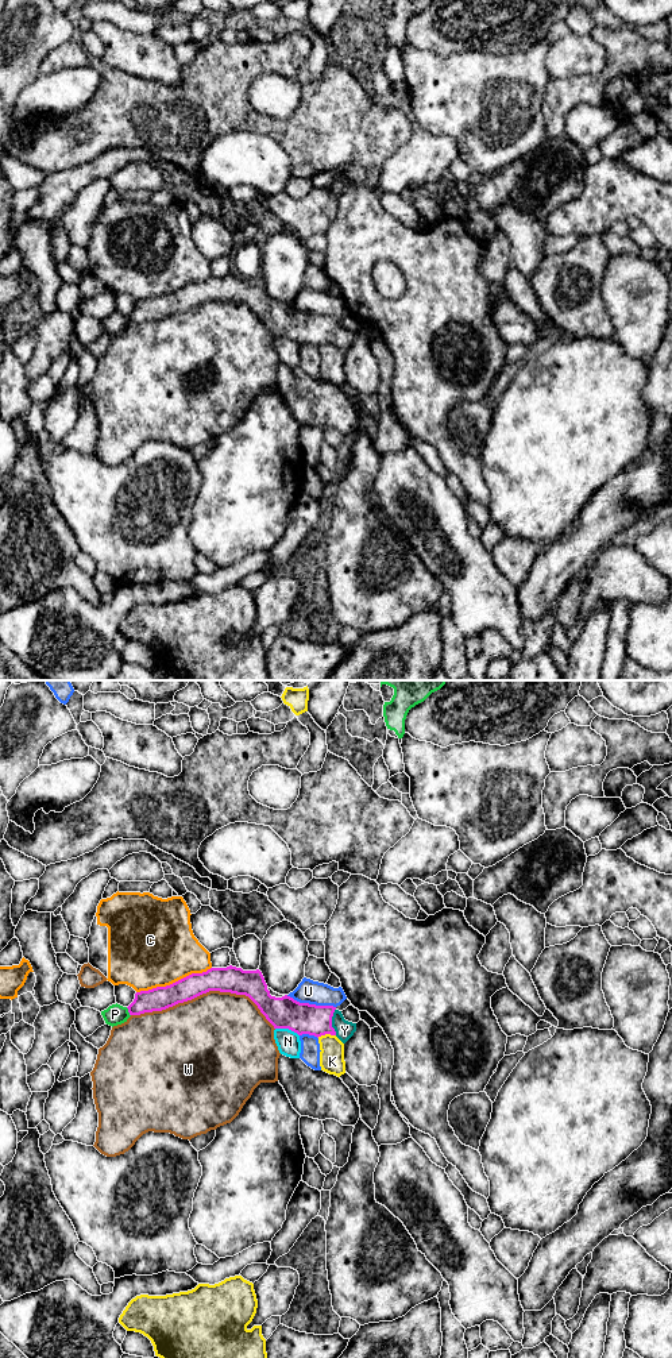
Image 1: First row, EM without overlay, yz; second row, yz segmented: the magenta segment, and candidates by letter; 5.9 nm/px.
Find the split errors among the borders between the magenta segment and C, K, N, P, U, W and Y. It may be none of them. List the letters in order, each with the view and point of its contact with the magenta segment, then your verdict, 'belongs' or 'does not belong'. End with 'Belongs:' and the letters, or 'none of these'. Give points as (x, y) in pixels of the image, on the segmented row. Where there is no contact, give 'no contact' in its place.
C: meets magenta in yz at (173, 983); does not belong
K: meets magenta in yz at (325, 1033); does not belong
N: meets magenta in yz at (288, 1027); does not belong
P: meets magenta in yz at (128, 1011); does not belong
U: meets magenta in yz at (311, 1005); does not belong
W: meets magenta in yz at (205, 992); does not belong
Y: meets magenta in yz at (331, 1022); belongs
Belongs: Y

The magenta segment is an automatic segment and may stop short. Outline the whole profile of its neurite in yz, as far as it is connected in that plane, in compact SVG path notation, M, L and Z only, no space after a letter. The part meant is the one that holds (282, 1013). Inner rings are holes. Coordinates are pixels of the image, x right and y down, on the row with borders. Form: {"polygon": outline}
{"polygon": "M232 965L211 968L202 973L192 973L166 987L136 992L134 1002L127 1008L130 1015L162 1011L209 991L246 995L274 1029L289 1029L298 1035L309 1034L318 1038L331 1034L345 1043L356 1031L356 1023L345 1021L336 1007L300 1003L287 995L271 996L259 969L243 971Z"}

